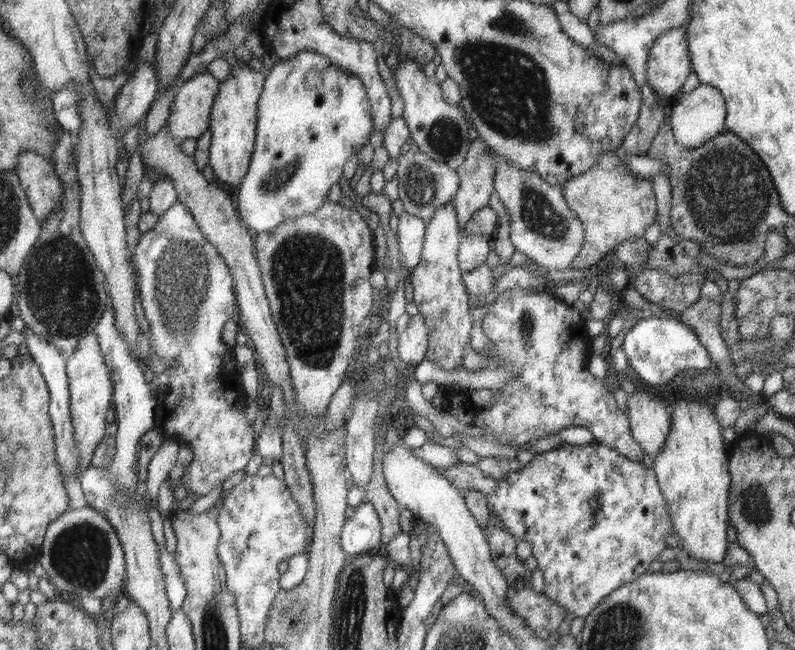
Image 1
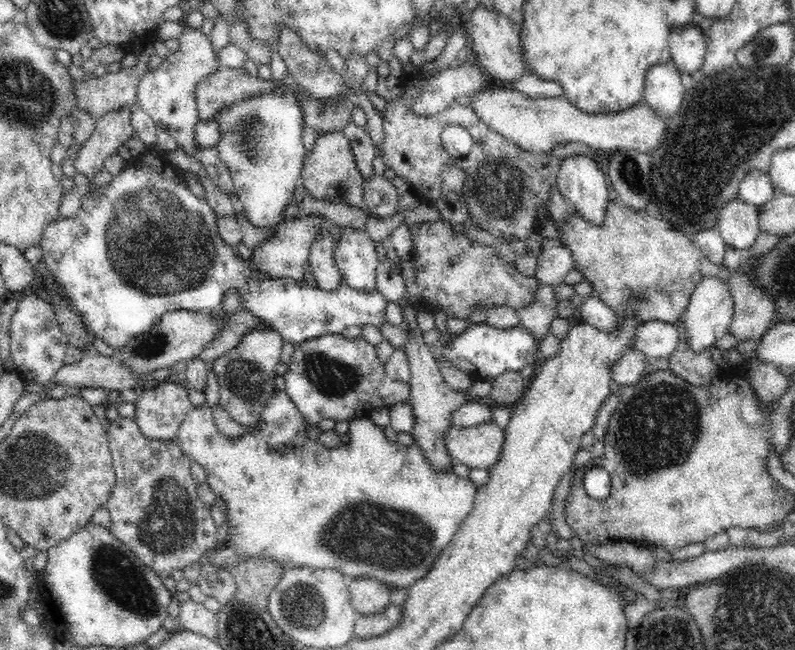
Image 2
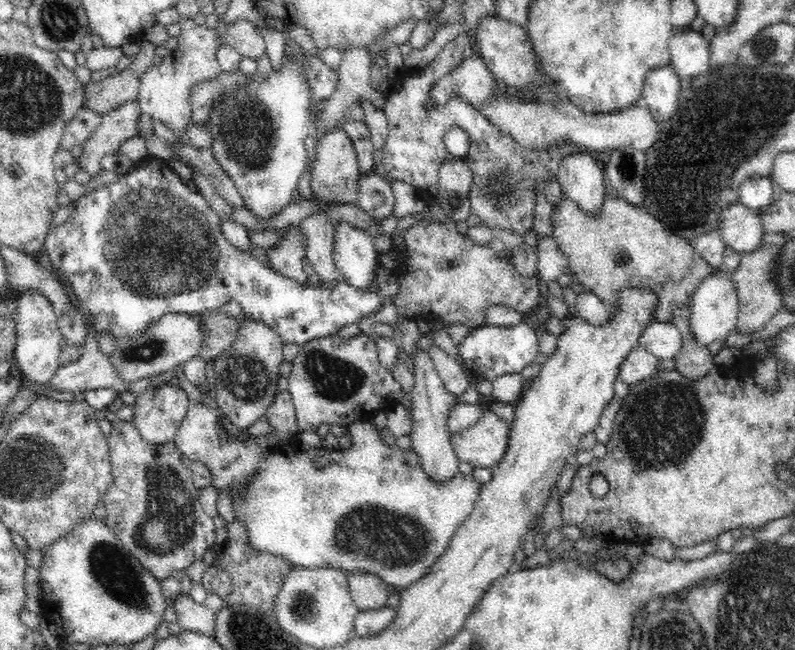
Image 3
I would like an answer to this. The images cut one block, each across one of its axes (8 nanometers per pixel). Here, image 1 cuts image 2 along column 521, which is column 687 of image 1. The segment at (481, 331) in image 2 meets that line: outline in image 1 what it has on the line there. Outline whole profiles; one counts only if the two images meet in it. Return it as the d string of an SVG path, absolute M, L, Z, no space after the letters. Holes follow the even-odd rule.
M665 317L640 319L624 336L622 345L630 367L648 385L662 386L675 380L680 370L706 370L714 368L712 356L702 346L696 332L686 323Z

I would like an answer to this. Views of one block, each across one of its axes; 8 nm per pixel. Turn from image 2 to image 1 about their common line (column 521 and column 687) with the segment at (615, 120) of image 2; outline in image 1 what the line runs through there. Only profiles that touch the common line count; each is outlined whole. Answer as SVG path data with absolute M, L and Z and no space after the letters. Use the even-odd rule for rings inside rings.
M702 84L691 92L683 93L678 104L668 108L668 125L677 142L686 148L698 148L725 131L728 107L725 97L715 86Z

